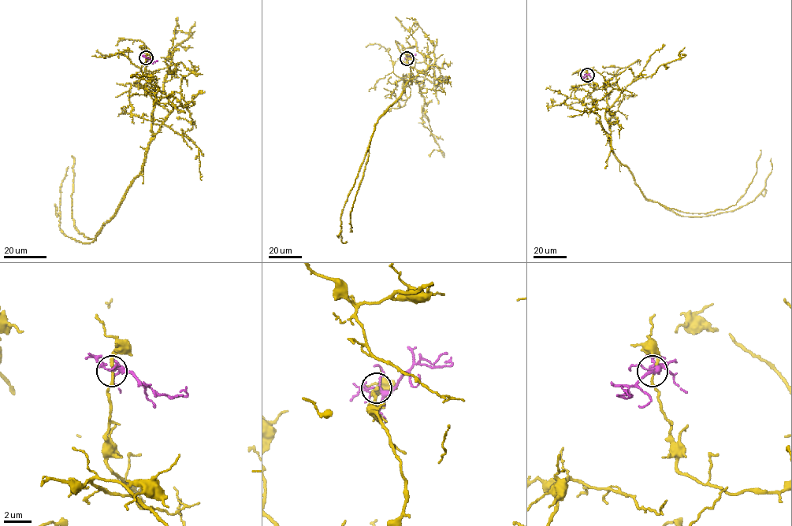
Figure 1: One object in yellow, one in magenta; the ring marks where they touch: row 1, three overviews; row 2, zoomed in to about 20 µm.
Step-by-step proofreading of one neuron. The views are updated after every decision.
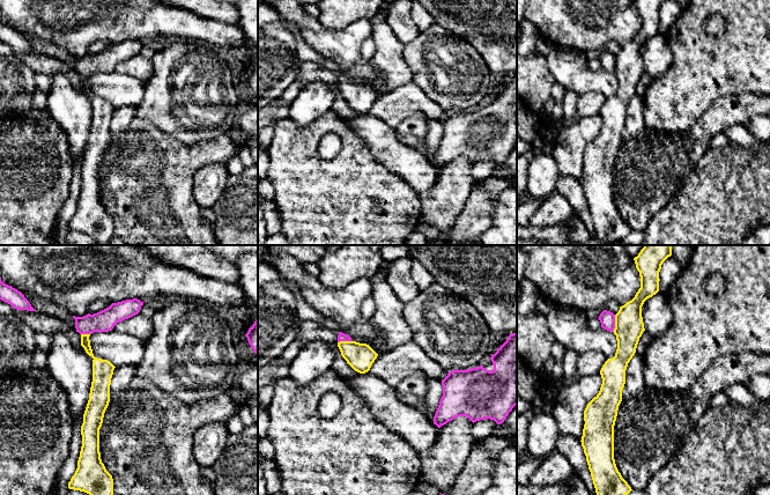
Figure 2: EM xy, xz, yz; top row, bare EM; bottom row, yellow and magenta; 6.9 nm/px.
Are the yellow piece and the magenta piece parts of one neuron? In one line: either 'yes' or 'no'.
no

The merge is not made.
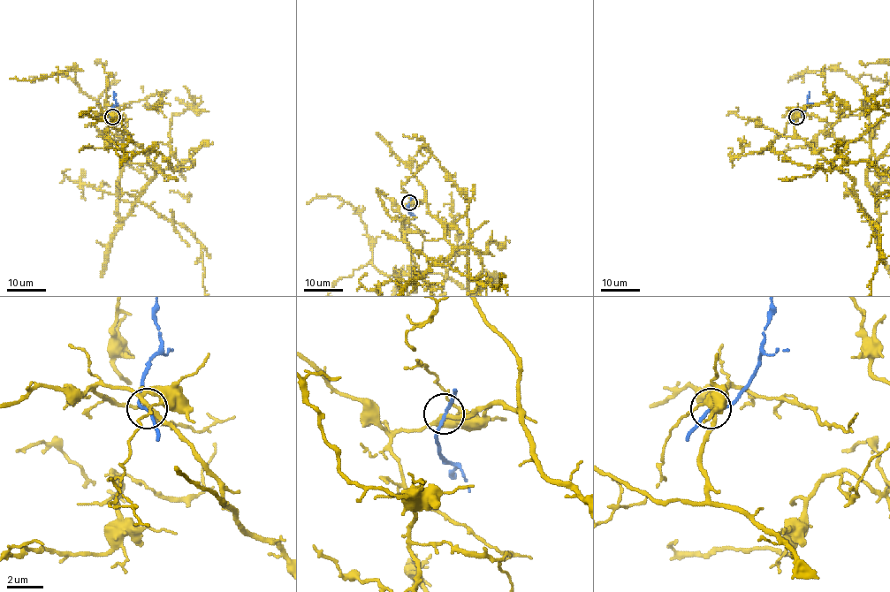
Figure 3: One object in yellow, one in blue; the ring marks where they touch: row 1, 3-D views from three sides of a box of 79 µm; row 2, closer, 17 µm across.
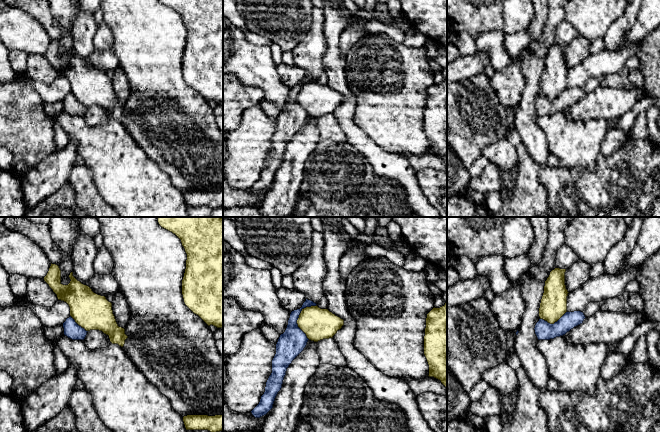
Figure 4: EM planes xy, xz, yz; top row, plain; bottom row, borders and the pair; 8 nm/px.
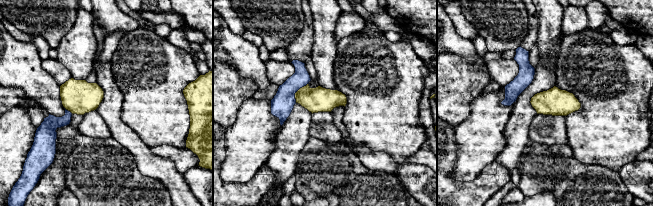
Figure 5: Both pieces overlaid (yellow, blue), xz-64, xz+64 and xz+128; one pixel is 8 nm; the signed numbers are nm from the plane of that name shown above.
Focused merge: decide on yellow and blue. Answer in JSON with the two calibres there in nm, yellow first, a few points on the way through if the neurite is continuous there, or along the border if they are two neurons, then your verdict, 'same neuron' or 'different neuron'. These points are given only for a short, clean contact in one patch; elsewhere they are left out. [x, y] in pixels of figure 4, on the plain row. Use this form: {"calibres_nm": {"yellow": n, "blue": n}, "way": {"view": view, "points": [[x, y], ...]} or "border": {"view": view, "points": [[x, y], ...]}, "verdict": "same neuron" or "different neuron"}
{"calibres_nm": {"yellow": 260, "blue": 220}, "border": {"view": "xz", "points": [[316, 80], [305, 83], [297, 96], [297, 102], [309, 115]]}, "verdict": "different neuron"}

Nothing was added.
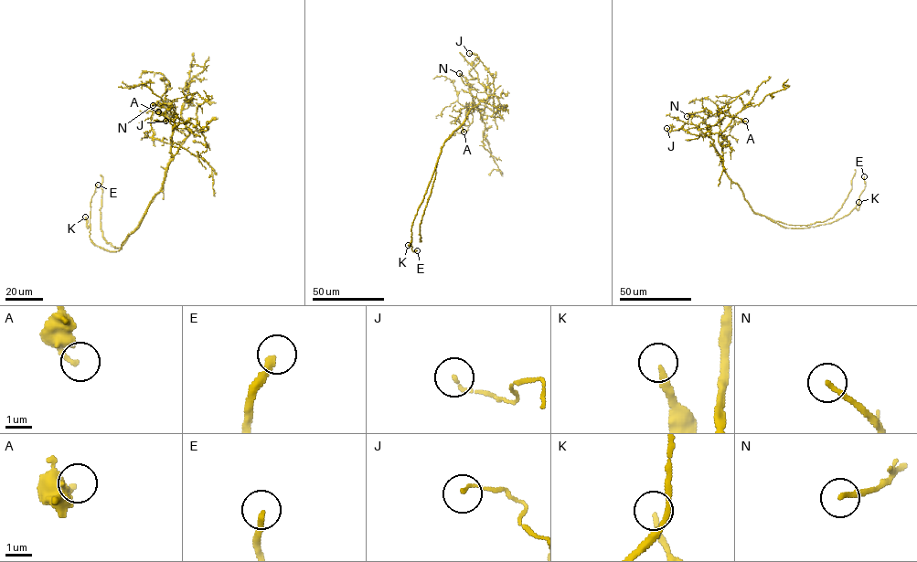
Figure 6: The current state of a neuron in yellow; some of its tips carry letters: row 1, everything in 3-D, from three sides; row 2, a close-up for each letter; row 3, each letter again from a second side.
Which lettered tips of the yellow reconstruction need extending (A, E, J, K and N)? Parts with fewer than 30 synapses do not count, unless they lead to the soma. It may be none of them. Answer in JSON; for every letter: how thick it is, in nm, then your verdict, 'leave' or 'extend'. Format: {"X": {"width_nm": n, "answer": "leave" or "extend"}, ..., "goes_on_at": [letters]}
{"A": {"width_nm": 170, "answer": "leave"}, "E": {"width_nm": 200, "answer": "extend"}, "J": {"width_nm": 110, "answer": "leave"}, "K": {"width_nm": 200, "answer": "extend"}, "N": {"width_nm": 170, "answer": "leave"}, "goes_on_at": ["E", "K"]}

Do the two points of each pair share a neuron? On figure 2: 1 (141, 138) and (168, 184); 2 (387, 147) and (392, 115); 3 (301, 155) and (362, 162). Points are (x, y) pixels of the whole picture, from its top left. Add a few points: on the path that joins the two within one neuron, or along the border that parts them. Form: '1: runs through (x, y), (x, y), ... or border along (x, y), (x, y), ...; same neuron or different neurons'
1: runs through (141, 149), (141, 157), (156, 172); same neuron
2: border along (369, 111), (394, 128); different neurons
3: runs through (316, 167), (347, 167); same neuron

